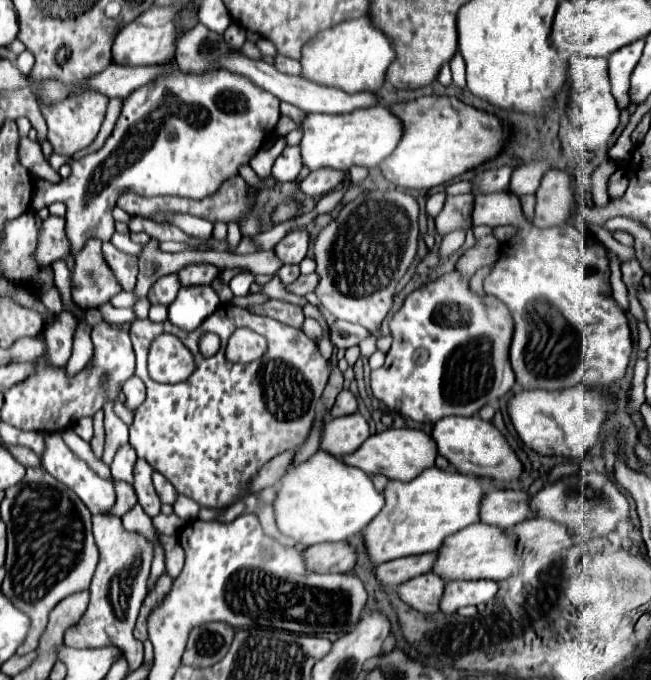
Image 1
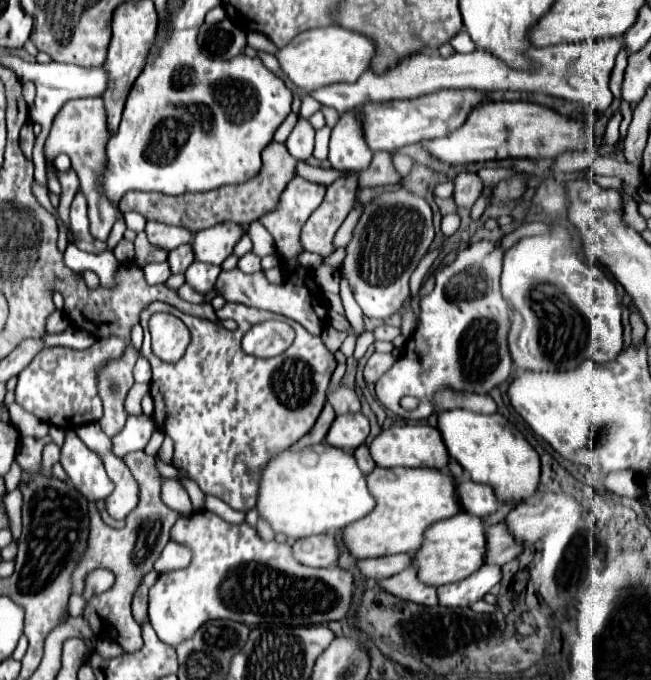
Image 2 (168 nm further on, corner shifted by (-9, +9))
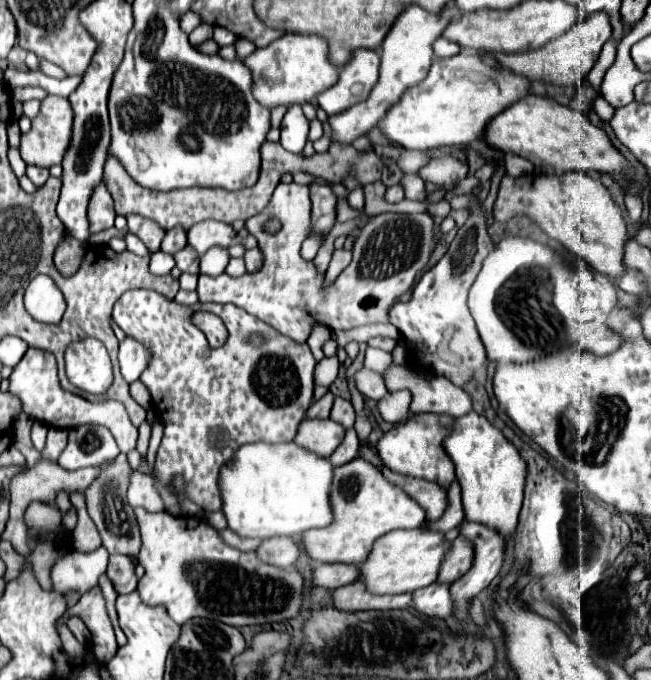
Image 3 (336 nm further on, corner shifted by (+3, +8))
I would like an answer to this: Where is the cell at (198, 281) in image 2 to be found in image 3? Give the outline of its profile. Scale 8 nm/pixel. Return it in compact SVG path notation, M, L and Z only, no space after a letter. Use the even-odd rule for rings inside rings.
M184 246L182 250L178 250L174 254L174 260L176 260L176 266L182 270L182 272L190 272L190 274L198 274L198 254L192 246Z

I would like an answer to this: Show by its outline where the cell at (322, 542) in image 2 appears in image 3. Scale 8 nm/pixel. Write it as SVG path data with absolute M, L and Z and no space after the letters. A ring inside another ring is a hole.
M268 538L262 540L262 544L256 548L256 554L262 562L278 568L288 568L294 566L300 554L298 542L292 538Z

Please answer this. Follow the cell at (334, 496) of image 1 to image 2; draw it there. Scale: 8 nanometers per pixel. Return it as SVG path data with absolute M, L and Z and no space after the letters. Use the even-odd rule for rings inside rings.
M318 443L304 451L282 451L268 463L256 507L260 517L264 517L276 533L300 539L342 531L346 525L366 517L376 507L376 499L352 453L328 443Z

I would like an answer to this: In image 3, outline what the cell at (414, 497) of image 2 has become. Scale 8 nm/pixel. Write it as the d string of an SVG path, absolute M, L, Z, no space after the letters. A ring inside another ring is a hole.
M356 458L344 466L334 468L330 504L334 520L318 530L308 530L300 534L302 550L314 562L342 562L342 564L360 564L368 556L372 542L386 532L398 528L418 528L426 516L424 510L404 494L402 488L388 484L372 464L364 458Z

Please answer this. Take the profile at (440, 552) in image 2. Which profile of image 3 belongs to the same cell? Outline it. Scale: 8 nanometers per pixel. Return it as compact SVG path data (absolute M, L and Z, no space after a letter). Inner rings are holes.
M424 528L388 532L372 544L372 550L366 560L360 562L358 582L362 582L372 594L414 592L416 588L424 588L436 580L442 558L448 548L450 542L446 542L444 534L440 532L430 532Z

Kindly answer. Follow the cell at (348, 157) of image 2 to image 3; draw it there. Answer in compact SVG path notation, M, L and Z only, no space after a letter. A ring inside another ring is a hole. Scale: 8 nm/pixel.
M410 4L408 8L404 8L404 12L400 12L400 16L396 18L396 22L392 24L390 32L388 32L388 36L382 40L382 46L380 46L380 78L378 78L376 86L372 88L372 94L364 102L360 102L356 106L348 108L346 112L330 118L334 142L350 144L358 136L366 134L372 126L376 126L384 118L388 108L392 108L392 104L396 104L408 88L412 88L414 84L424 80L424 76L428 74L430 64L434 60L432 44L442 34L442 30L450 24L450 20L458 14L460 14L460 10L454 4L448 4L436 16L432 12L426 12L424 8L420 8L416 4Z

